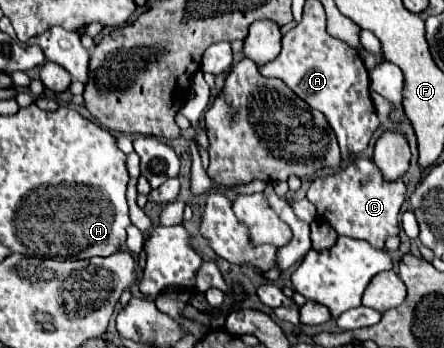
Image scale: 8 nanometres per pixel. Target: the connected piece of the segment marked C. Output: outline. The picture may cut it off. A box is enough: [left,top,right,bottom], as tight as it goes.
[307,157,407,249]

